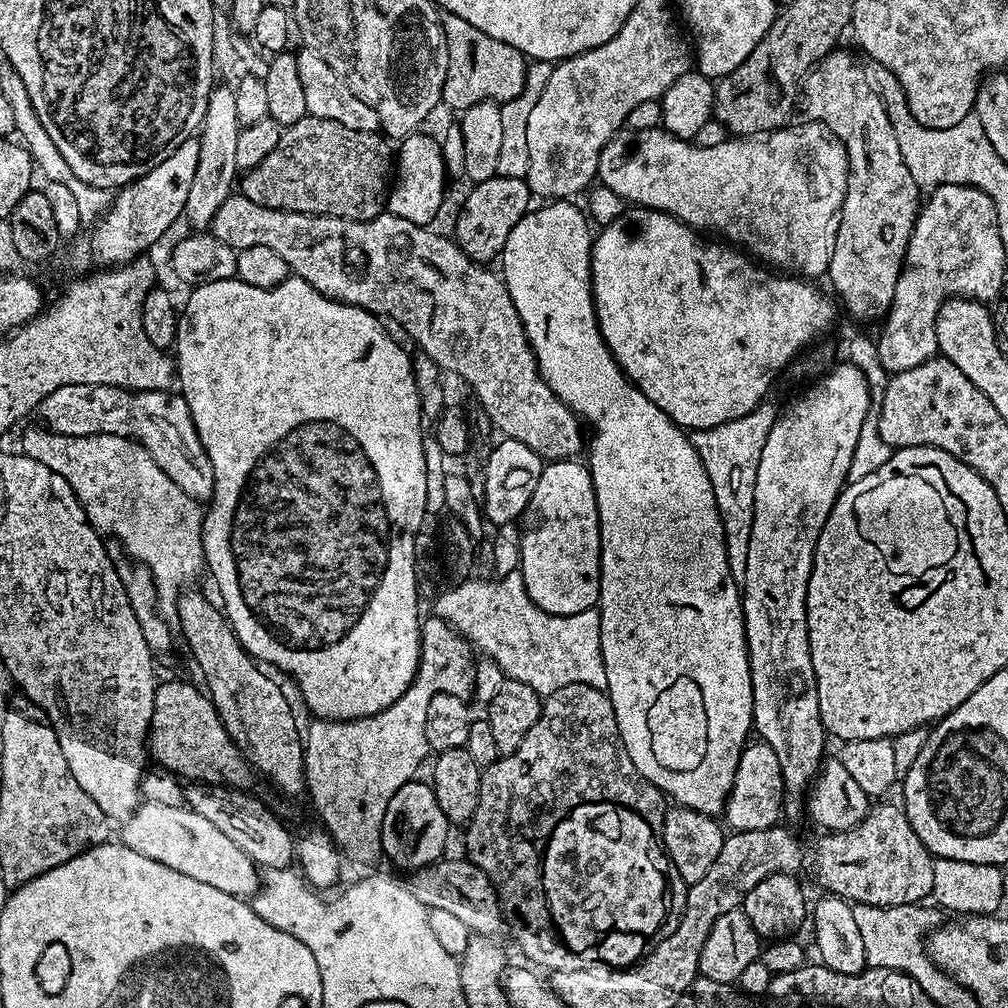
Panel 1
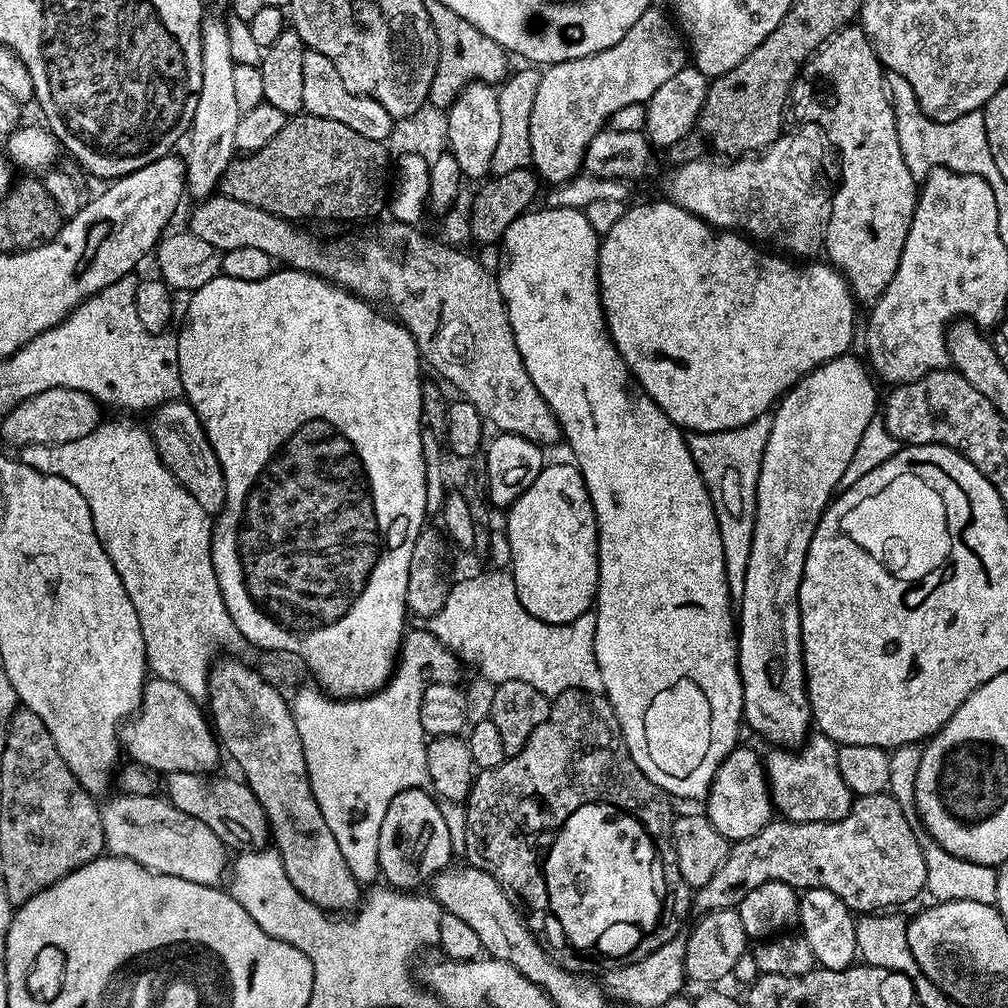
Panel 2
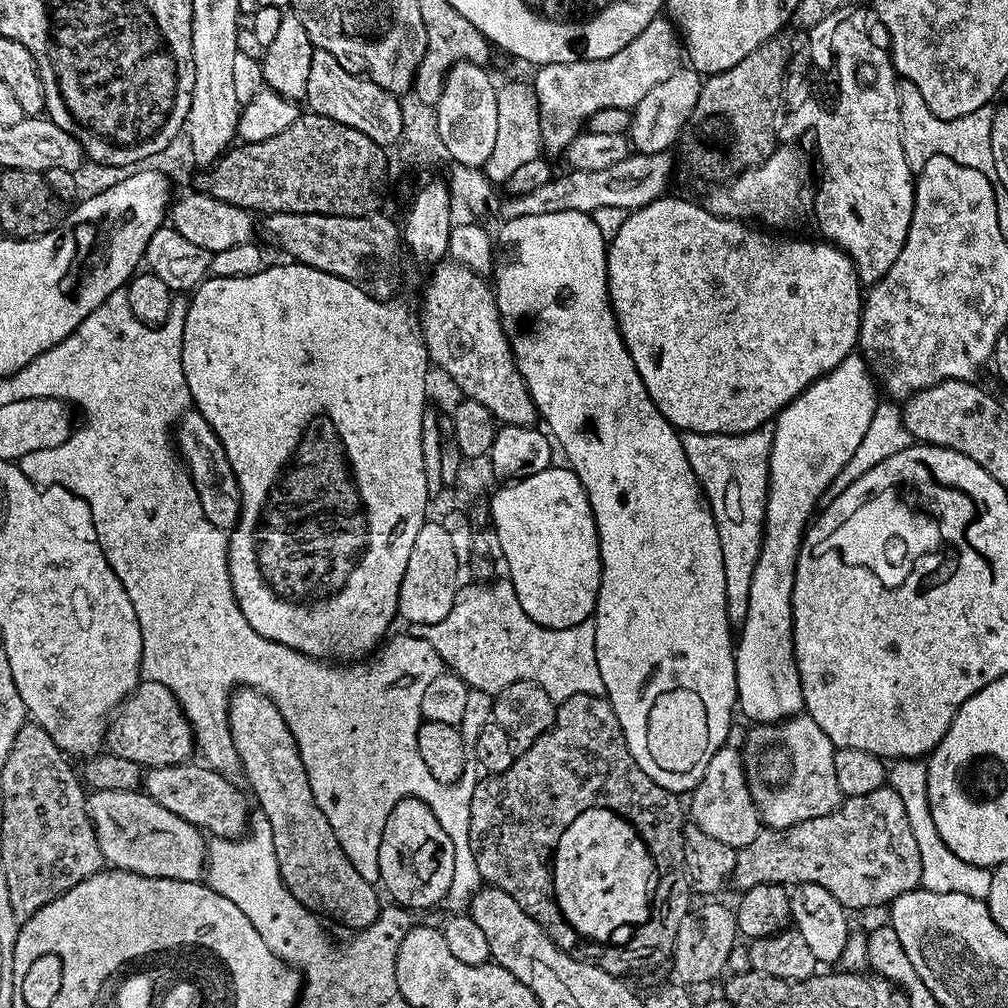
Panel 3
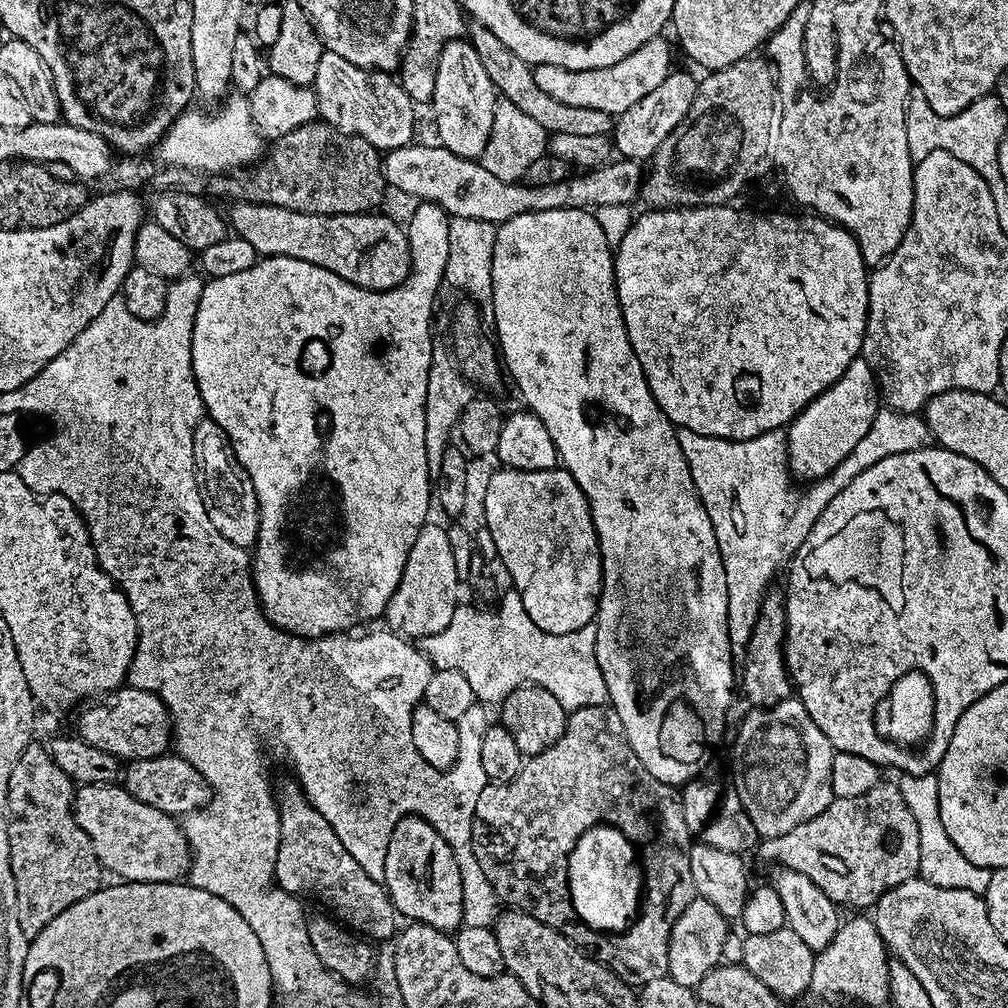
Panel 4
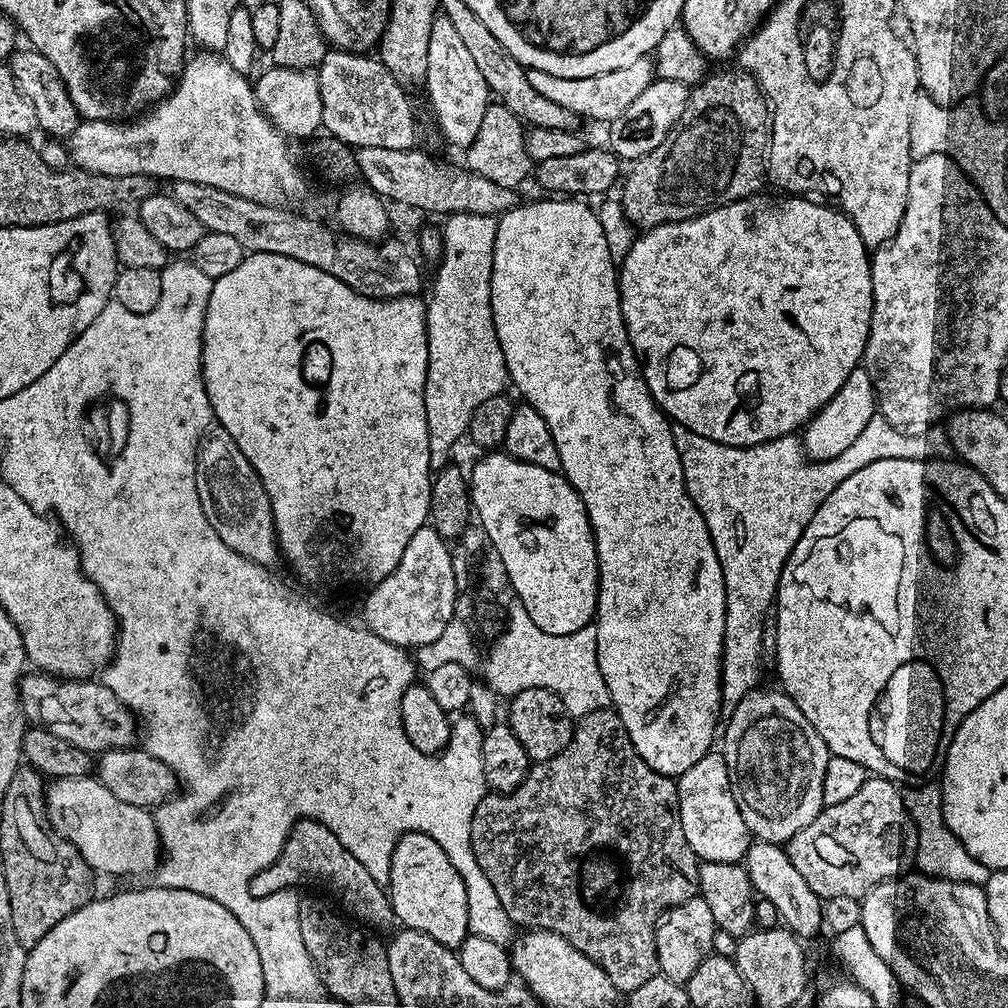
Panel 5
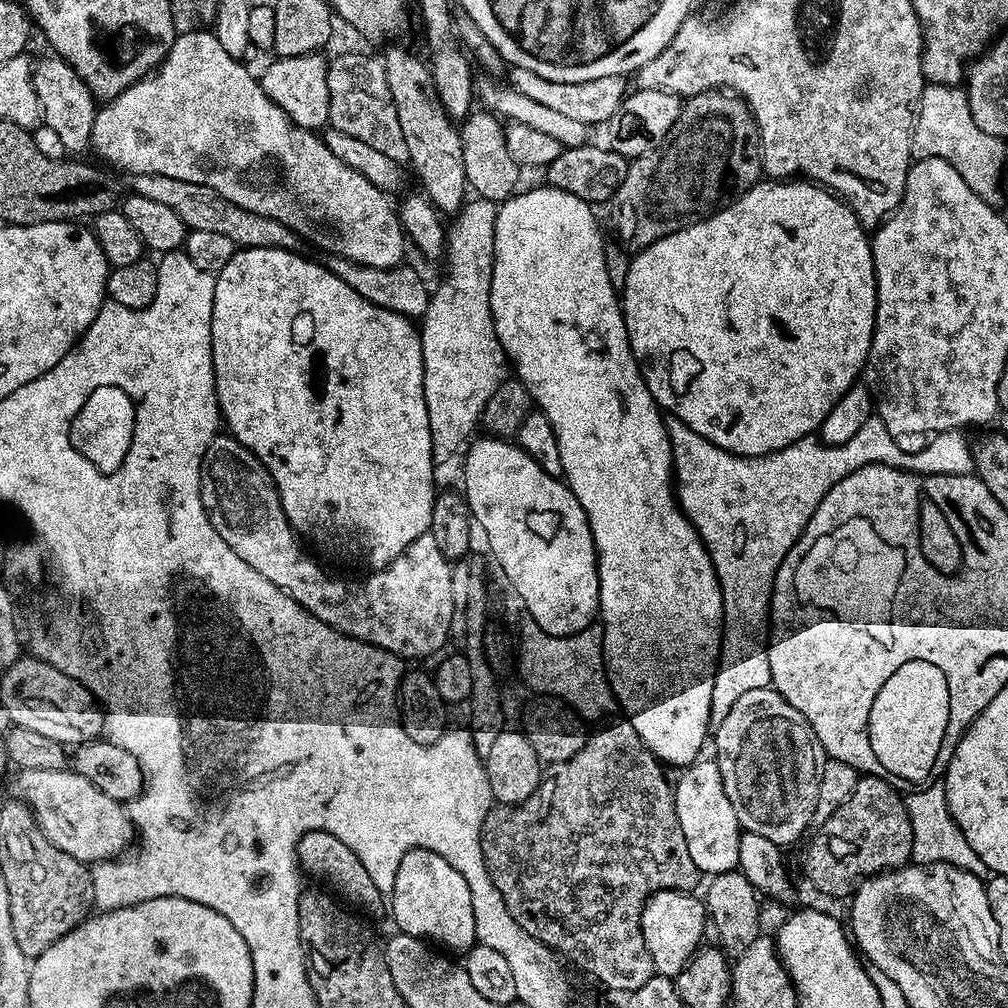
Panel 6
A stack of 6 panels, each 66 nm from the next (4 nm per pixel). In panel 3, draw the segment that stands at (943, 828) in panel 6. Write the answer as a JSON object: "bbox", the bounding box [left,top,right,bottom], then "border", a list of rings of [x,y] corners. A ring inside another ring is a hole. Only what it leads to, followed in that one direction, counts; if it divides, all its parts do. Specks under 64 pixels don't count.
{"bbox":[886,758,993,901],"border":[[[920,758],[895,761],[886,772],[887,787],[893,788],[898,798],[902,798],[906,818],[910,818],[914,842],[918,842],[918,858],[922,858],[920,887],[934,894],[966,894],[970,898],[987,901],[993,869],[962,862],[962,858],[958,858],[958,854],[954,854],[954,850],[942,842],[942,834],[938,834],[938,826],[934,826],[934,818],[930,814],[930,802],[926,794],[927,777],[927,763]]]}

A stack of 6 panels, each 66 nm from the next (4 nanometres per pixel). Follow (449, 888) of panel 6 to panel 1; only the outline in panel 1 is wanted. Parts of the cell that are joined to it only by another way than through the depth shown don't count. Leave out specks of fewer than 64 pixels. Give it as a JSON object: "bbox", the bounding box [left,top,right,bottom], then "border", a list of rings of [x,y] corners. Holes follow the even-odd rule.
{"bbox":[380,778,450,870],"border":[[[413,778],[398,786],[398,790],[394,790],[386,806],[386,814],[382,818],[380,850],[400,868],[408,868],[407,870],[424,868],[445,855],[448,830],[450,823],[438,806],[431,783],[424,781],[423,784],[420,778]]]}

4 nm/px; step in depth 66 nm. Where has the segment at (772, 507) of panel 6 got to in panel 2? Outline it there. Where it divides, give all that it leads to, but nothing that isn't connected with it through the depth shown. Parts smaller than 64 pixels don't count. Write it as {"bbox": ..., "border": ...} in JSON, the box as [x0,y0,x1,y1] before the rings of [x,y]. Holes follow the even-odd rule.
{"bbox":[685,412,773,602],"border":[[[767,412],[746,426],[720,432],[688,432],[685,435],[687,448],[703,476],[715,508],[719,536],[722,538],[723,560],[726,562],[728,592],[734,602],[740,601],[745,586],[746,565],[750,558],[756,521],[758,474],[772,429],[773,418]]]}

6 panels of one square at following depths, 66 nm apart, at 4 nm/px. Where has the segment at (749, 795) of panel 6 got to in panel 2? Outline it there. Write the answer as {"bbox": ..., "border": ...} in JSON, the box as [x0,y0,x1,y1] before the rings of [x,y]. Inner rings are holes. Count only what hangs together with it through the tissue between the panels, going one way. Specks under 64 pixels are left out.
{"bbox":[763,734,854,824],"border":[[[812,734],[795,750],[776,746],[771,749],[769,756],[763,757],[772,806],[783,819],[796,824],[841,820],[852,809],[854,797],[846,782],[842,782],[836,749],[837,745],[833,744],[830,737]]]}

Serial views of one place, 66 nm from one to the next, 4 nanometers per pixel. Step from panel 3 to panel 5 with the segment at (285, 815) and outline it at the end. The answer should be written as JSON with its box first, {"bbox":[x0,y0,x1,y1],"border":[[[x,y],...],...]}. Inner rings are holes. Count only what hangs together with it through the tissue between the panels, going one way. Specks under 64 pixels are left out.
{"bbox":[252,818,398,934],"border":[[[301,818],[296,821],[276,861],[252,879],[252,894],[269,896],[275,892],[299,889],[299,884],[304,888],[321,888],[322,891],[329,892],[333,896],[331,899],[353,921],[377,933],[384,934],[387,928],[397,927],[398,921],[385,885],[370,878],[366,866],[362,866],[362,862],[358,862],[358,858],[354,858],[354,854],[350,854],[350,850],[346,850],[342,842],[338,842],[336,833],[317,820]]]}

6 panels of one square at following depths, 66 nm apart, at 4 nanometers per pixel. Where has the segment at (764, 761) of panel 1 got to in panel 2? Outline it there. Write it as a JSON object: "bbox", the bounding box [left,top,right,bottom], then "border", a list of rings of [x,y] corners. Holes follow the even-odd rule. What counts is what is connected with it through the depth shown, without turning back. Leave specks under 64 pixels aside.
{"bbox":[706,746,773,842],"border":[[[737,746],[718,766],[706,797],[708,821],[729,842],[745,840],[762,830],[773,819],[772,794],[768,790],[768,777],[761,753],[752,748]]]}

